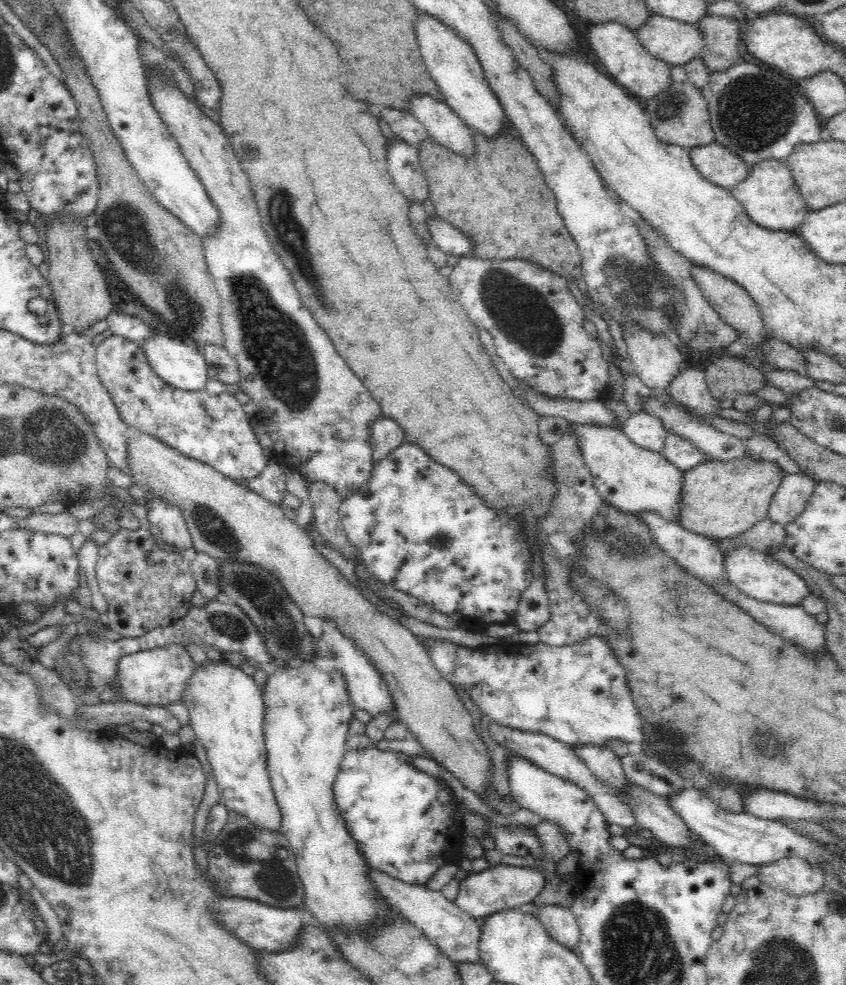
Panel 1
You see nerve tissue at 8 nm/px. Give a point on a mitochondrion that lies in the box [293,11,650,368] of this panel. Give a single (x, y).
(524, 315)

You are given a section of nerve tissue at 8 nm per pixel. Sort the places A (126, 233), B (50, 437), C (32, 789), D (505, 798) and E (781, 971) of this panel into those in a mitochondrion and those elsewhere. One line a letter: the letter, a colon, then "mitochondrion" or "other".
A: mitochondrion
B: mitochondrion
C: mitochondrion
D: other
E: mitochondrion

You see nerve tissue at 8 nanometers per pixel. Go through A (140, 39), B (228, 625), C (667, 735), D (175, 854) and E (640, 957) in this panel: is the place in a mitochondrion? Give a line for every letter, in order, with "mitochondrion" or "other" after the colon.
A: other
B: mitochondrion
C: mitochondrion
D: other
E: mitochondrion

